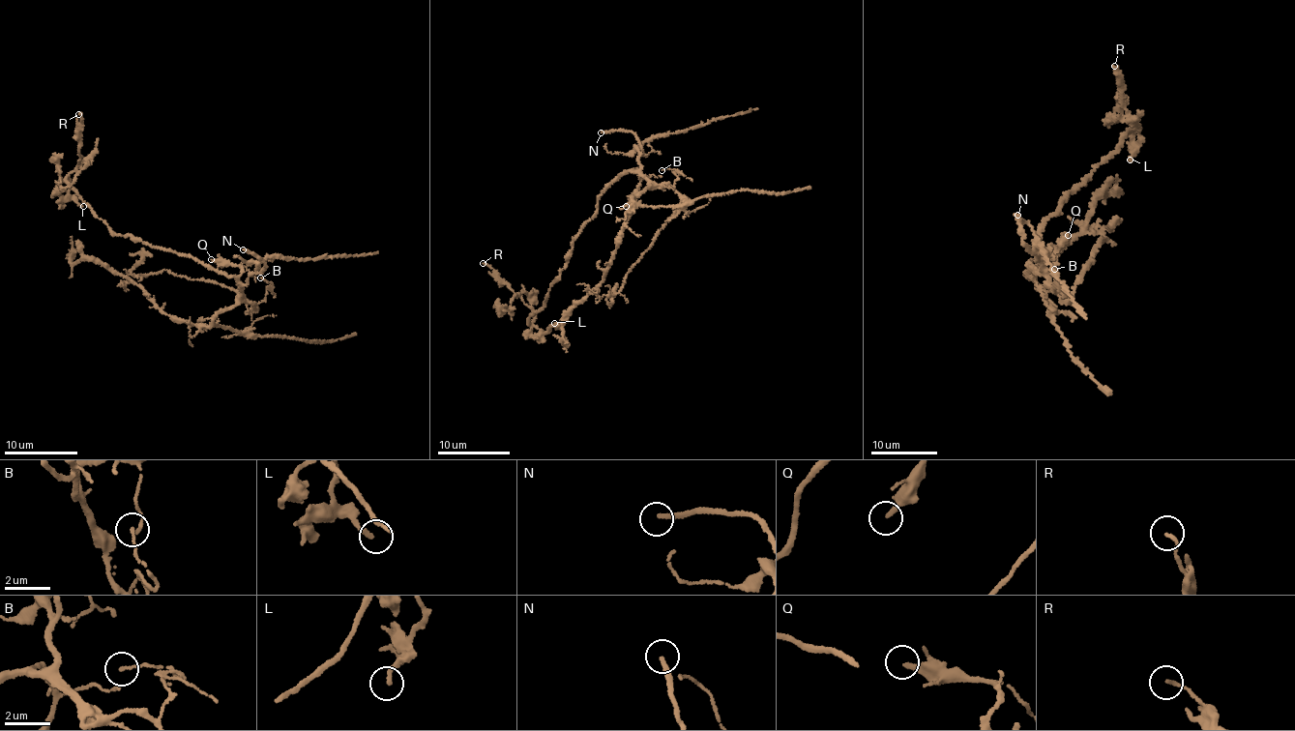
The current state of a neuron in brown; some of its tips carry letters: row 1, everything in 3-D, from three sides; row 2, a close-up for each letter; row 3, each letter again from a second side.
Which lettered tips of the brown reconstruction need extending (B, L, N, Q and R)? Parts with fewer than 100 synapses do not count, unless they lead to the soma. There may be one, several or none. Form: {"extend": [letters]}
{"extend": ["N"]}

